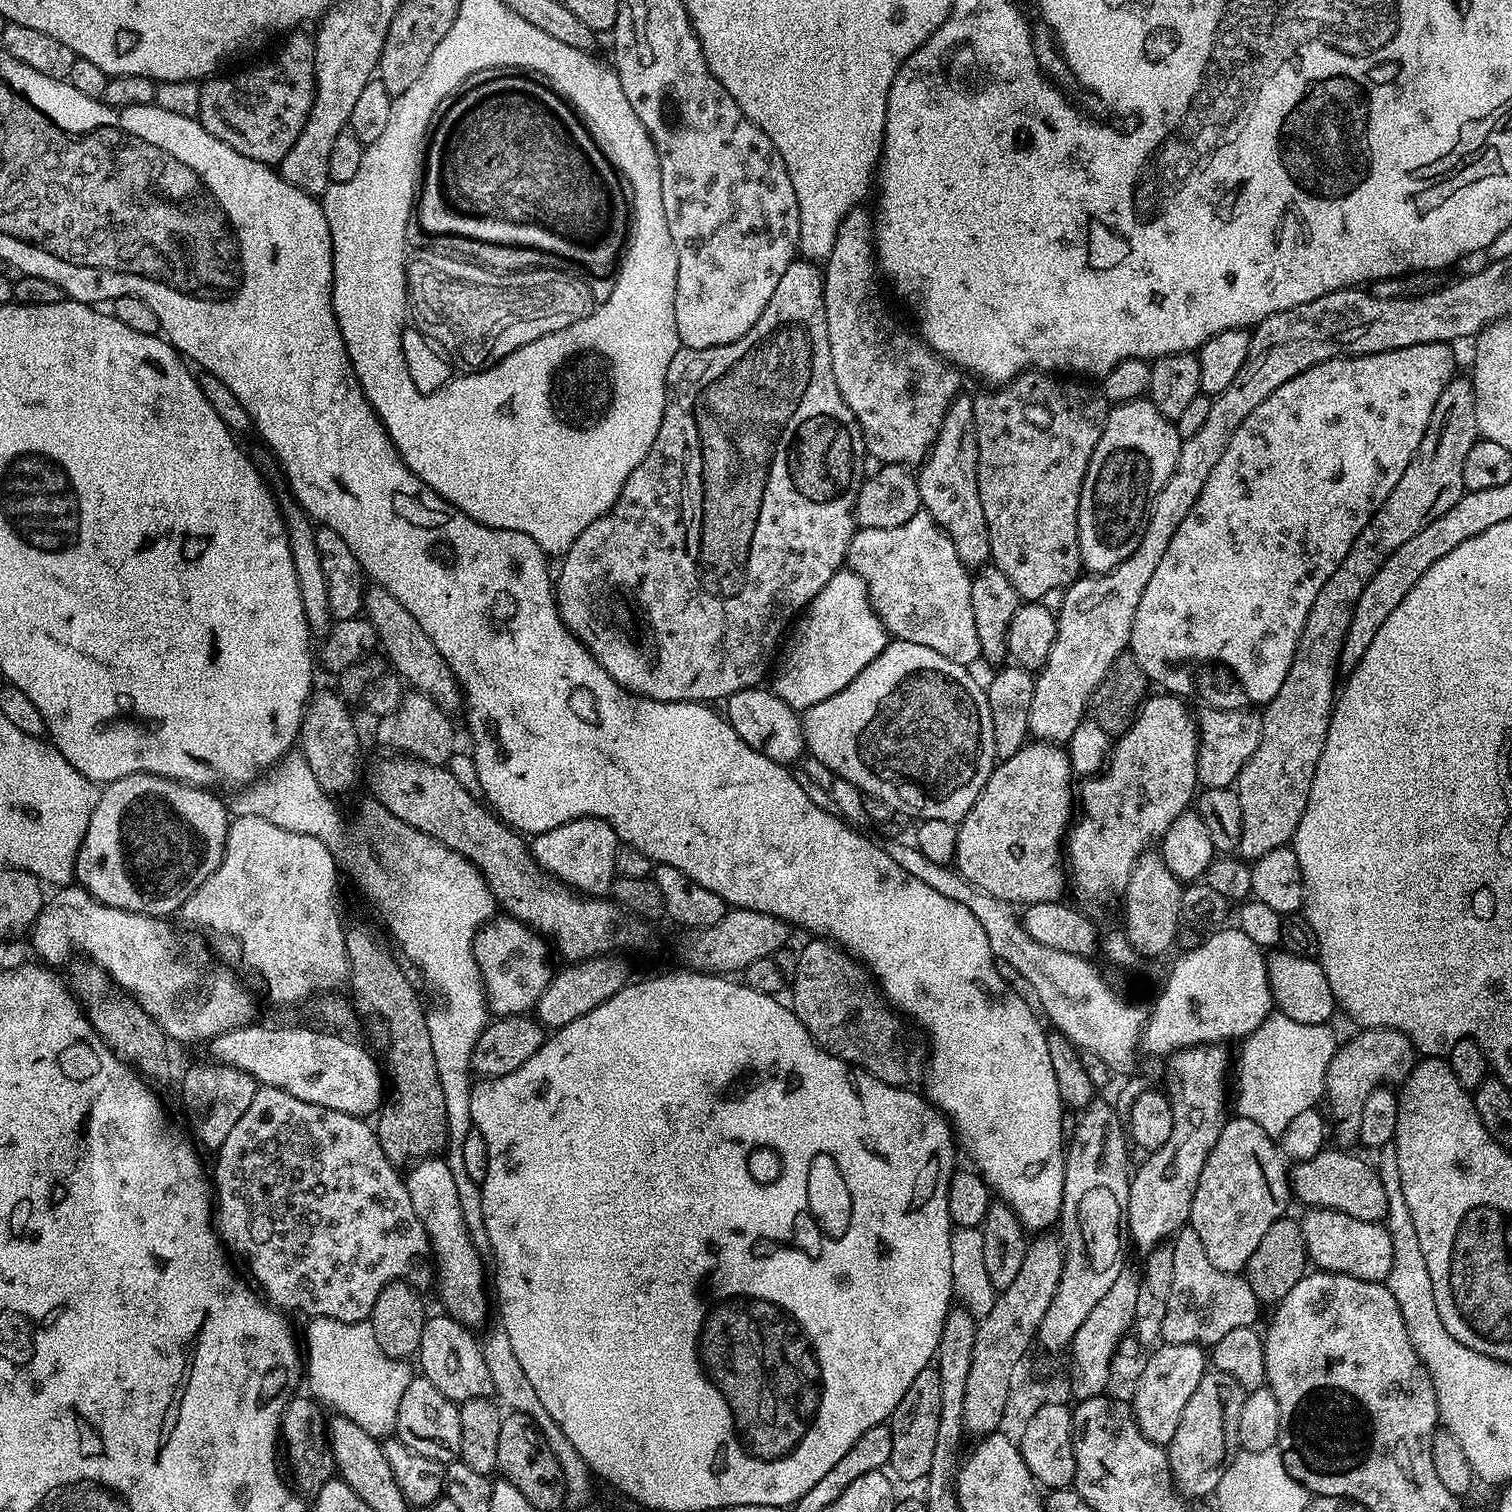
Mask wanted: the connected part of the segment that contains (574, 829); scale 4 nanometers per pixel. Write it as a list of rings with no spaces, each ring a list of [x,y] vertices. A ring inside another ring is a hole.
[[[583,816],[577,820],[566,822],[562,826],[554,826],[554,830],[535,833],[531,837],[530,847],[532,857],[536,859],[537,864],[549,872],[569,888],[585,895],[607,897],[612,891],[612,881],[617,879],[616,875],[616,849],[618,841],[616,832],[606,823],[605,820],[599,820],[593,816]]]

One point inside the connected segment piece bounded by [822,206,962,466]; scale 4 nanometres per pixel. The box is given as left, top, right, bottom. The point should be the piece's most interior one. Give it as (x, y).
(899, 388)

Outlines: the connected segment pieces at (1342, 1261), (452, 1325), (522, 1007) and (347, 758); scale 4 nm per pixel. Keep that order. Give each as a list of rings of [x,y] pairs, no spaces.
[[[1308,1208],[1300,1220],[1308,1259],[1321,1272],[1337,1272],[1375,1284],[1387,1281],[1394,1262],[1394,1246],[1383,1223],[1362,1222],[1333,1208]]]
[[[429,1315],[422,1326],[422,1342],[418,1353],[419,1371],[451,1400],[463,1402],[483,1396],[491,1397],[493,1390],[490,1369],[480,1352],[481,1341],[478,1336],[476,1340],[477,1333],[466,1325],[459,1324],[452,1316],[439,1315]]]
[[[507,914],[497,915],[476,933],[474,958],[478,962],[478,970],[484,979],[484,995],[488,997],[489,1009],[497,1017],[528,1014],[535,1009],[538,998],[542,998],[542,990],[546,990],[546,986],[554,975],[552,960],[548,957],[548,948],[550,952],[549,941],[539,935],[535,928],[530,928],[521,920],[515,920]]]
[[[313,691],[304,706],[304,721],[300,724],[299,751],[306,758],[310,770],[314,770],[314,778],[318,778],[318,784],[322,790],[333,798],[340,798],[343,792],[348,792],[352,784],[361,783],[362,768],[360,772],[360,736],[356,733],[356,724],[352,721],[352,712],[349,701],[341,696],[339,691],[320,692]]]

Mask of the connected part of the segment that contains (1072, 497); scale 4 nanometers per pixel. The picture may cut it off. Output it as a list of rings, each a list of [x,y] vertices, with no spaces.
[[[1029,370],[992,391],[996,393],[984,392],[974,399],[978,446],[976,481],[990,534],[990,560],[1010,578],[1010,586],[1014,586],[1024,602],[1040,602],[1051,589],[1067,589],[1082,572],[1078,542],[1080,487],[1094,446],[1098,446],[1098,438],[1102,438],[1110,405],[1103,391],[1096,389],[1095,392],[1072,380],[1075,379],[1057,378],[1044,370]]]

